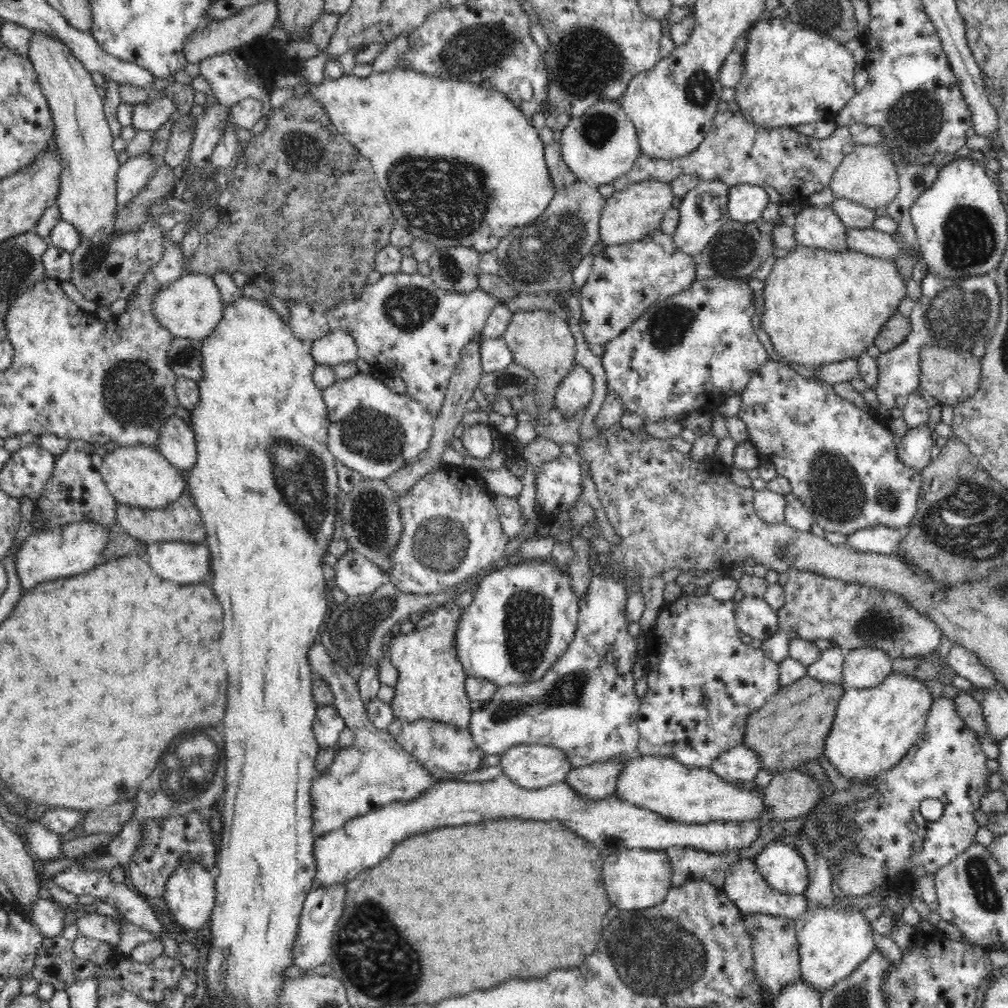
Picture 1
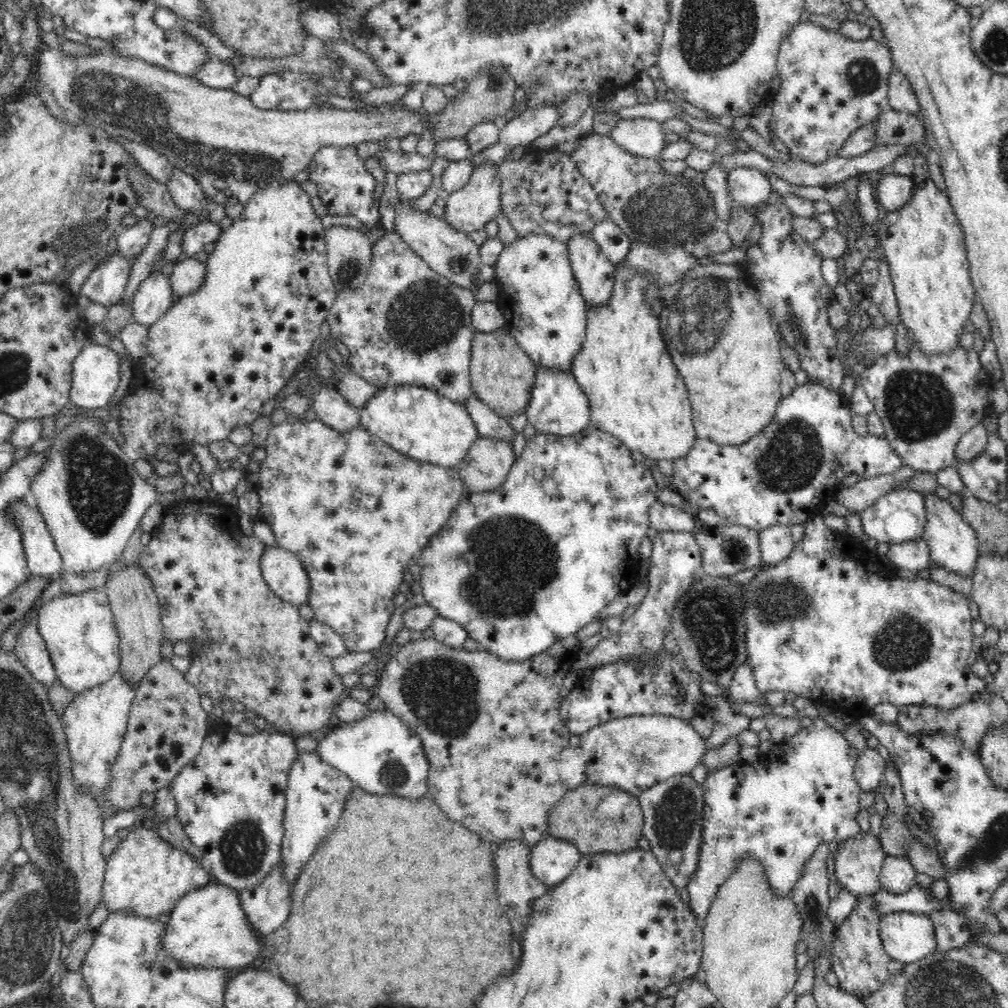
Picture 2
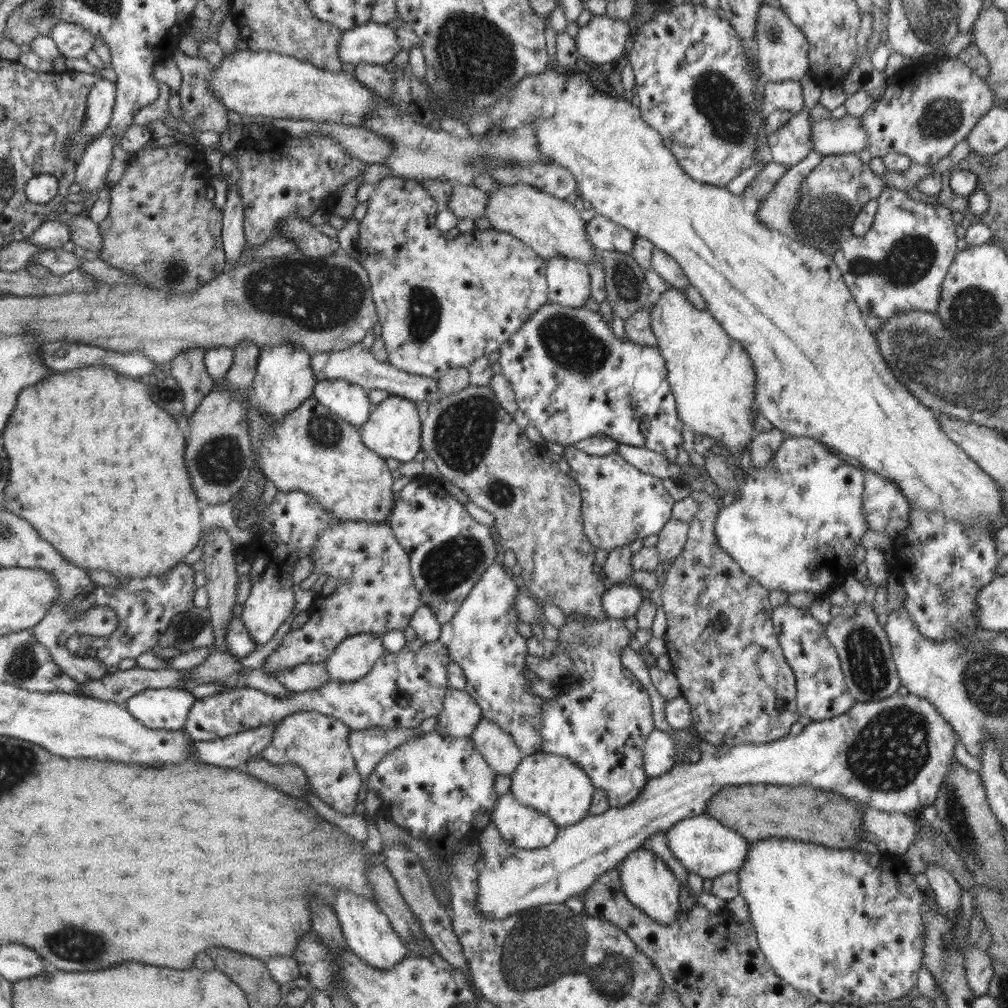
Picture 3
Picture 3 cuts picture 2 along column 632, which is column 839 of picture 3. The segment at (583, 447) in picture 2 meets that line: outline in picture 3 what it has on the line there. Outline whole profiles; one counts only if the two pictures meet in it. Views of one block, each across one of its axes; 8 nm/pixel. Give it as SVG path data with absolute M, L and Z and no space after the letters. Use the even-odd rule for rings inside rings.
M786 435L778 451L775 452L765 467L756 469L751 465L748 476L737 490L738 497L730 503L730 506L722 508L718 518L716 518L716 530L713 532L718 538L720 549L724 550L724 553L728 553L746 574L749 574L756 583L765 586L769 592L780 590L780 592L786 592L788 595L790 593L807 592L815 598L829 596L837 588L842 588L846 577L852 575L855 569L855 565L850 562L850 556L854 554L857 546L862 545L862 535L870 530L868 523L866 523L866 517L864 517L864 511L862 511L865 471L842 461L837 455L834 455L836 452L837 449L826 446L813 438Z

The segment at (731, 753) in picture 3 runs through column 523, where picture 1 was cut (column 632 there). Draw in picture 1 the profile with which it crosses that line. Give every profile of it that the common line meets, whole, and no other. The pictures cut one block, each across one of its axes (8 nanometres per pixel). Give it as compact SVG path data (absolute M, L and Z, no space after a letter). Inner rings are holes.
M624 847L615 853L609 854L603 860L602 878L609 901L619 910L644 910L664 902L668 892L673 887L670 883L672 865L665 850L650 850Z

